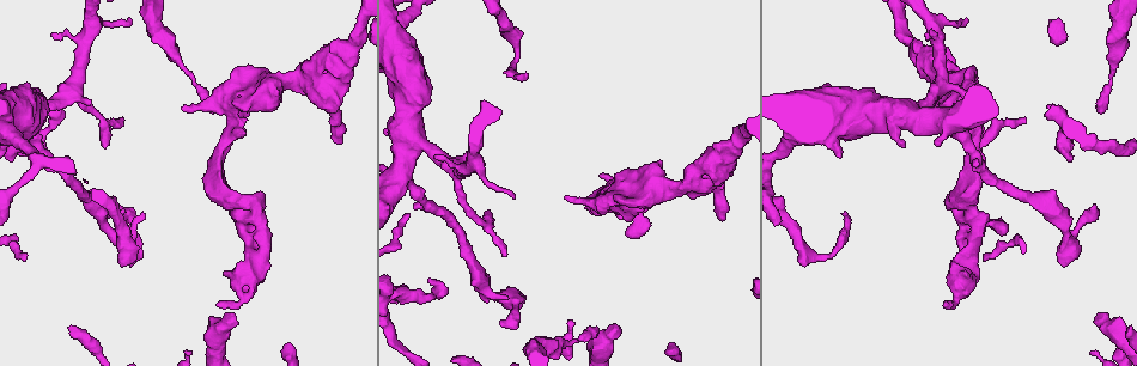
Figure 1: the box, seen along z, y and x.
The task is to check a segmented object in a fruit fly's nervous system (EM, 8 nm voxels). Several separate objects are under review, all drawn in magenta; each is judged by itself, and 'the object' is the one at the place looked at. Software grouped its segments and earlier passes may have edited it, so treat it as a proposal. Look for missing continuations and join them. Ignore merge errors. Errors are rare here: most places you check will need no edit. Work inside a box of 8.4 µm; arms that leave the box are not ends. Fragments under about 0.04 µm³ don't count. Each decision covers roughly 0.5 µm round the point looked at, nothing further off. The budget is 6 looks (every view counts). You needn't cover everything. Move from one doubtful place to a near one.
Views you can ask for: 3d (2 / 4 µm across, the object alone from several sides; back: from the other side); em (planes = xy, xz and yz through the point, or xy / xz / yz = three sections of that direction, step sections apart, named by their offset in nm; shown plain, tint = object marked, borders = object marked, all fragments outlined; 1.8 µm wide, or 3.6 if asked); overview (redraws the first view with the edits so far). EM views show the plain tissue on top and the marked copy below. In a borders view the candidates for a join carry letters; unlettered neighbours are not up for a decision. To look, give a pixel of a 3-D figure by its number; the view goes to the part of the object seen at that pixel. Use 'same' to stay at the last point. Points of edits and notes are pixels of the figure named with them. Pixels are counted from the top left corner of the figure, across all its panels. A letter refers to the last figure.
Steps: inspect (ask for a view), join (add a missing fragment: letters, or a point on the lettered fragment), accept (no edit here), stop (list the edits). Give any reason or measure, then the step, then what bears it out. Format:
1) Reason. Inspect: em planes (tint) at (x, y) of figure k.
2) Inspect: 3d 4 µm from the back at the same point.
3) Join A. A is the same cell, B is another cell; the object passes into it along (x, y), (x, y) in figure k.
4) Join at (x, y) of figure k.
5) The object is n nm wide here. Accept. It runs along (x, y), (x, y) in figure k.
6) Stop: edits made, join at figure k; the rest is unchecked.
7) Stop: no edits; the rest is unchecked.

Free end. Inspect: em 3.6 µm planes (borders) at (614, 324) of figure 1.

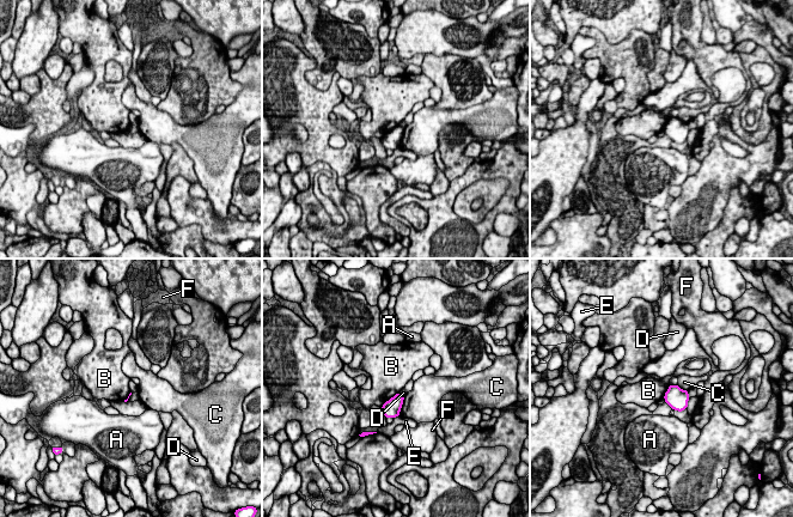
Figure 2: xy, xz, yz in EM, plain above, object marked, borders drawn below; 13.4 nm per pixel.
Accept. A, B, C, D, E and F are other cells; a border runs along (398, 391), (380, 407) in figure 2; no lettered fragment goes on from it.

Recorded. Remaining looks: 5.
An open end. Inspect: em planes (borders) at (597, 329) of figure 1.

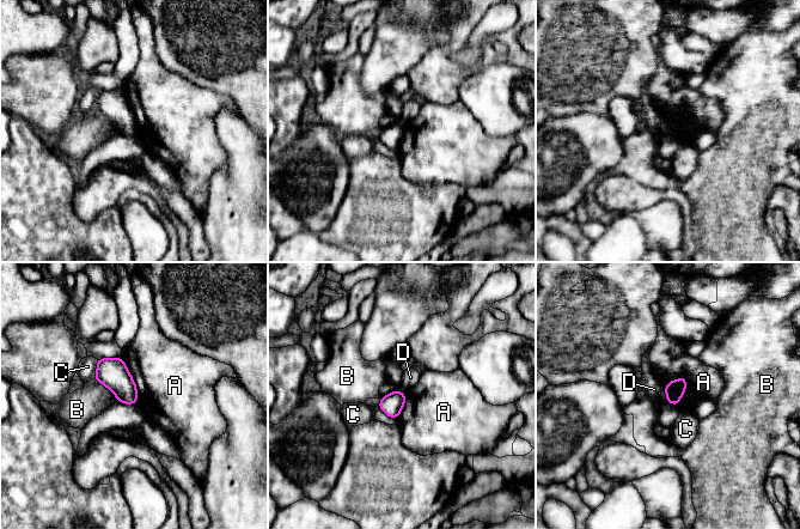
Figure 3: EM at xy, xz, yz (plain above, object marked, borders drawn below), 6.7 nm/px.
Accept. A, B, C and D are other cells; a border runs along (683, 375), (685, 391), (676, 405) in figure 3; no lettered fragment goes on from it.

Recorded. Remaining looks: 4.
Free end. Inspect: 3d 2 µm at (1050, 105) of figure 1.

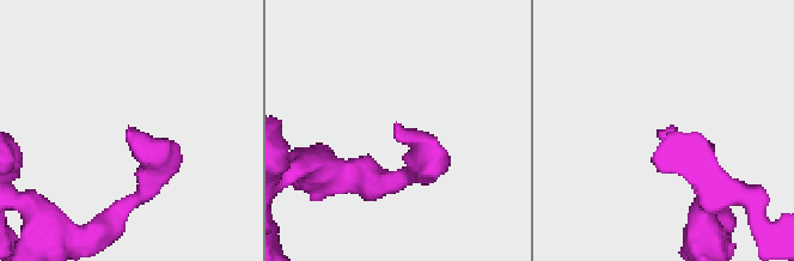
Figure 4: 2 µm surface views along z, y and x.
Inspect: em 3.6 µm yz step 4 (tint) at (398, 131) of figure 4.

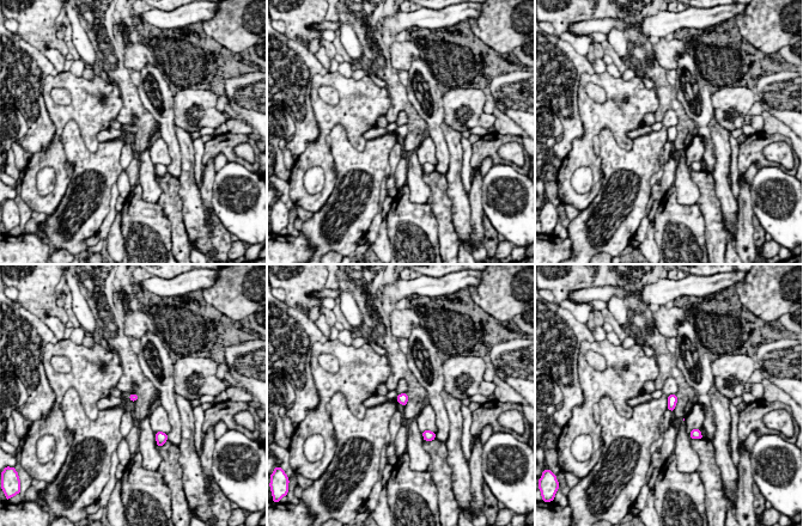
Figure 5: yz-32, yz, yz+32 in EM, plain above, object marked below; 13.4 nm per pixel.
Inspect: em 3.6 µm planes (borders) at the same point.

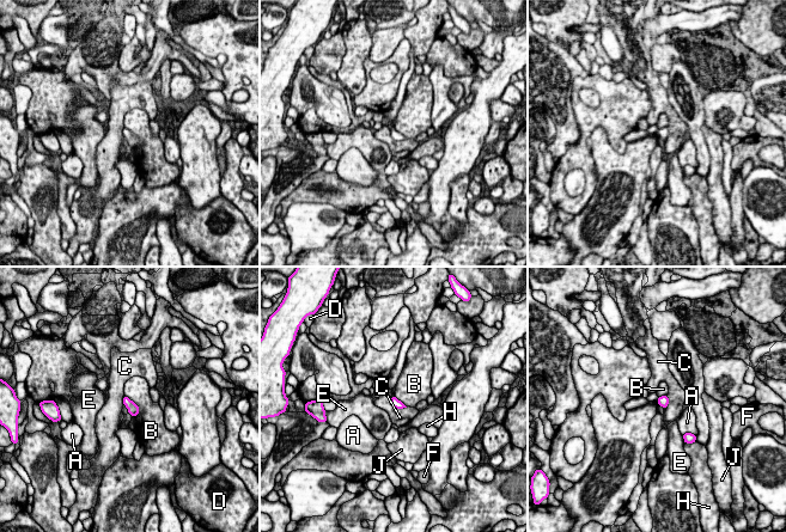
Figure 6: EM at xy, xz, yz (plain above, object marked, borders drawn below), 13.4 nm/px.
The object is 120 nm wide here. Accept. A, B, C, D, E, F, H and J are other cells; no lettered fragment goes on from it.

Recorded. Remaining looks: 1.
Stop: no edits; the rest is unchecked.

